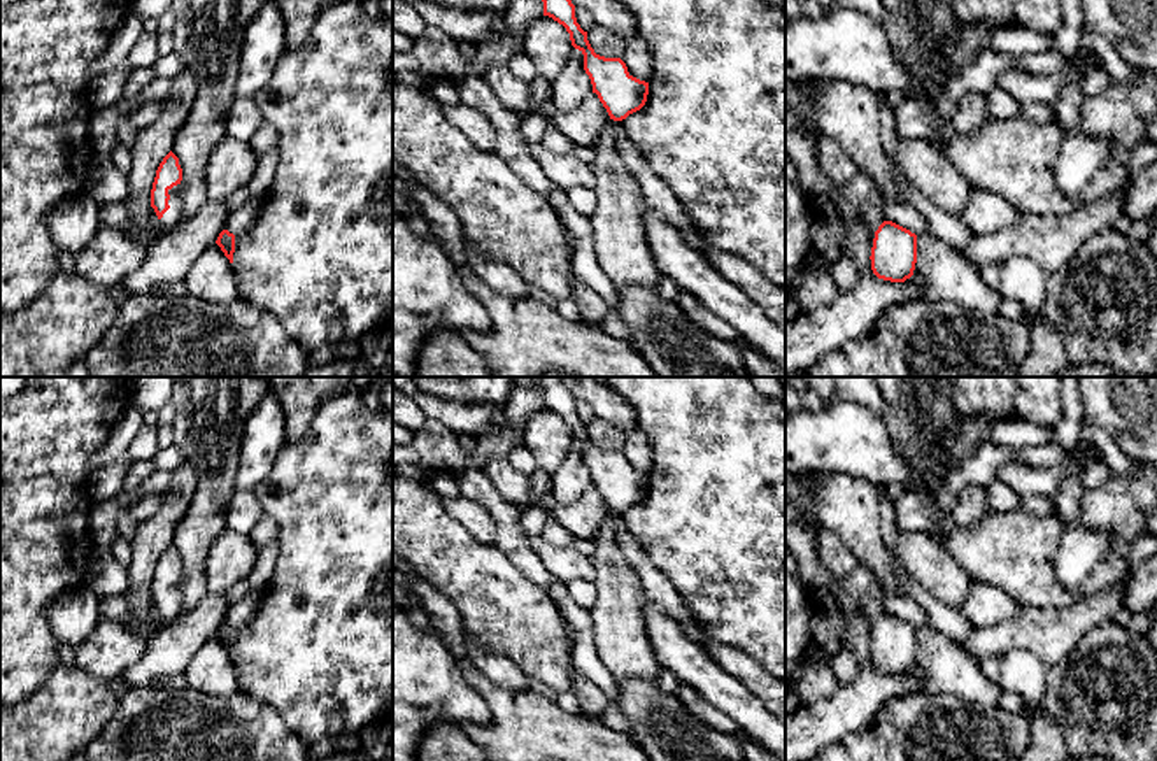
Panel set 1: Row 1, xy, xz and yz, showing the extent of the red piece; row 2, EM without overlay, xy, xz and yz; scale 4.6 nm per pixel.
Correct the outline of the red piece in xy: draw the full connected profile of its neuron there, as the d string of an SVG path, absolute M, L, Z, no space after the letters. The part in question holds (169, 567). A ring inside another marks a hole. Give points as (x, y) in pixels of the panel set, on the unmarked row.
M170 544L156 563L151 582L151 600L165 622L179 617L182 608L182 561Z

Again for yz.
M884 614L875 624L870 652L878 672L905 675L915 663L917 628L892 614Z

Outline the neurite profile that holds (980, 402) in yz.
M954 377L950 386L950 398L957 409L957 426L952 437L945 442L941 454L943 465L952 472L961 466L971 454L989 442L989 430L1013 412L1015 382L1013 377Z

